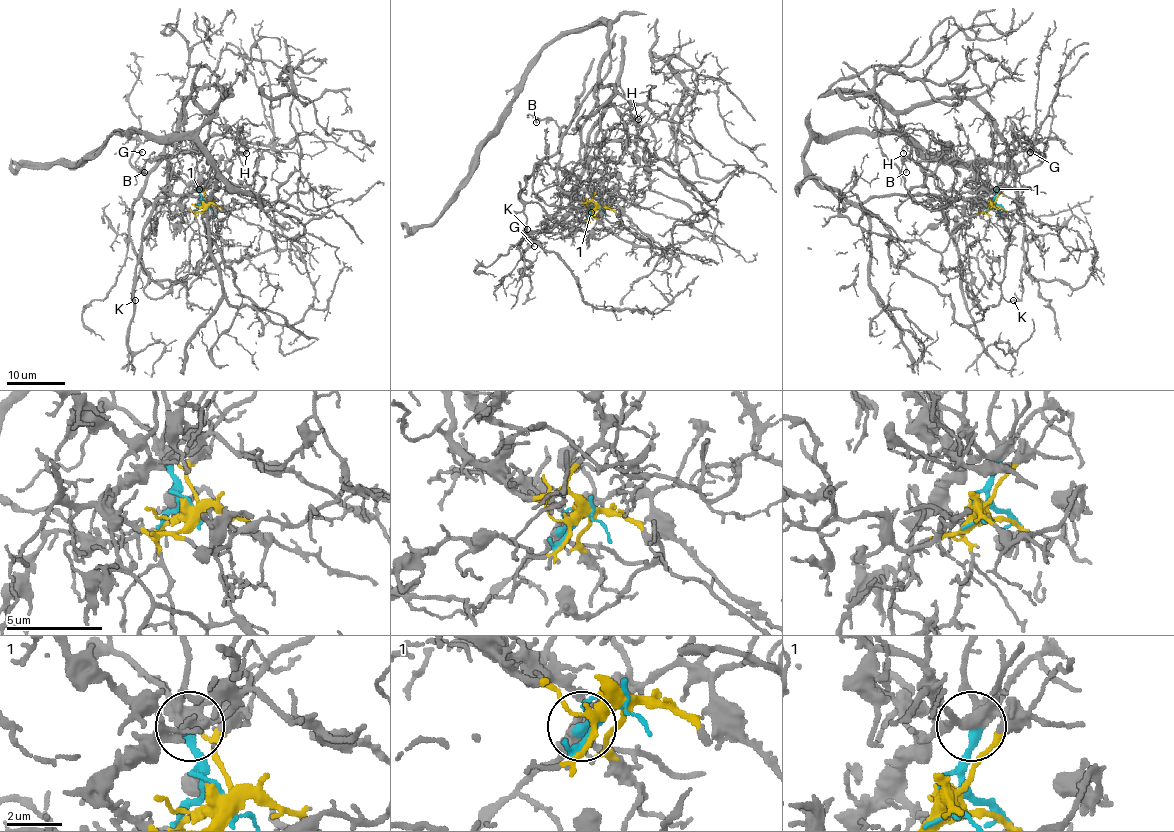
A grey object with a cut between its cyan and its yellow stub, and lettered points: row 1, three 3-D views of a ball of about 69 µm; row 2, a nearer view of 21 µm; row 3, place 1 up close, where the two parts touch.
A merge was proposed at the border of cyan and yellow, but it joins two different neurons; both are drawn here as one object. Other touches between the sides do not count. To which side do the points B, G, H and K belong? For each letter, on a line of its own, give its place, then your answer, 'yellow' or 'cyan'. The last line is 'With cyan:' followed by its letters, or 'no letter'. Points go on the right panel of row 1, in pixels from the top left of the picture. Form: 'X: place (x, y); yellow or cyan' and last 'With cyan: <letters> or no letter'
B: place (906, 172); yellow
G: place (1030, 152); cyan
H: place (903, 153); yellow
K: place (1013, 300); cyan
With cyan: G, K

